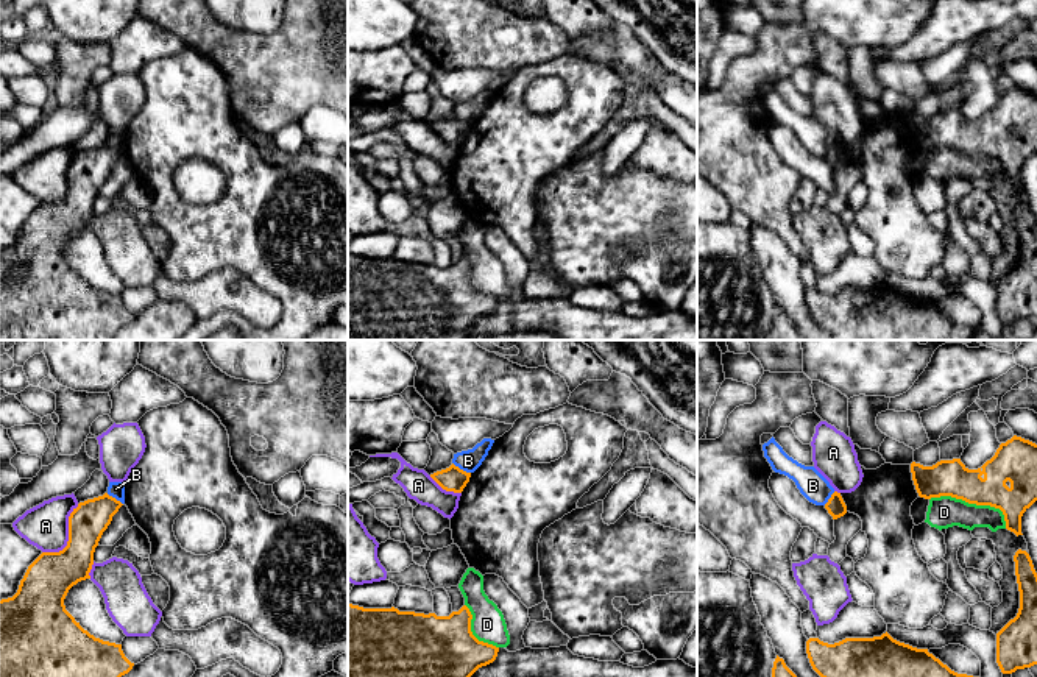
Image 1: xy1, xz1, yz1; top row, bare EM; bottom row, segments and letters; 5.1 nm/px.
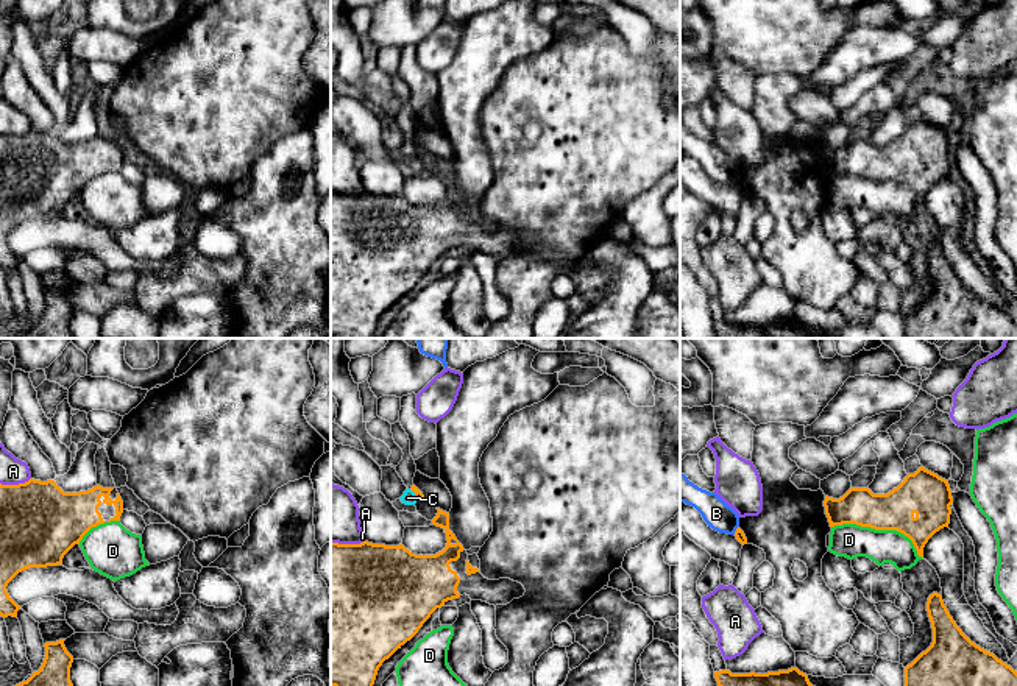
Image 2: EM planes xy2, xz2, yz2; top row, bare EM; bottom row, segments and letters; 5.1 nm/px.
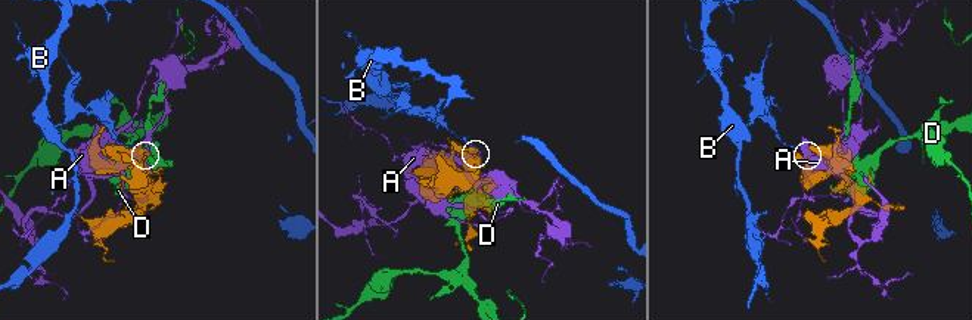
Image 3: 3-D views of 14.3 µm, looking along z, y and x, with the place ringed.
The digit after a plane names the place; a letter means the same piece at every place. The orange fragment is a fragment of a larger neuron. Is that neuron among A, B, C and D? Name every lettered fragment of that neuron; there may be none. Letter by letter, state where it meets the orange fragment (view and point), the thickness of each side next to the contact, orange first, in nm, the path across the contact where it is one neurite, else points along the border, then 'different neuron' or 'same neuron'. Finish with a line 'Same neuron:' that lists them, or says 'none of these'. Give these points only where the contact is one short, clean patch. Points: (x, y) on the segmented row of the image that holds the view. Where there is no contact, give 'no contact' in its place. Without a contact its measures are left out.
A: meets orange in xy1 at (69, 537); 240 nm thick on the orange side, 240 nm on the other; different neuron
B: meets orange in xz1 at (462, 470); 130 nm thick on the orange side, 110 nm on the other; border along xz1 (453, 462), (470, 473); different neuron
C: meets orange in xz2 at (415, 495); 50 nm thick on the orange side, 70 nm on the other; different neuron
D: meets orange in yz2 at (880, 529); 190 nm thick on the orange side, 180 nm on the other; different neuron
Same neuron: none of these

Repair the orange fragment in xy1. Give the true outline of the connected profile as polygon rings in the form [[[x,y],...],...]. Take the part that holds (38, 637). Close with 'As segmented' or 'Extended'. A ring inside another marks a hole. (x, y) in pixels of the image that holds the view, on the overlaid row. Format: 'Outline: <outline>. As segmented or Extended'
Outline: [[[108,493],[80,502],[69,516],[67,546],[59,552],[42,552],[28,566],[17,593],[0,601],[0,677],[122,677],[133,669],[134,663],[125,657],[122,644],[90,635],[64,605],[69,590],[78,582],[90,579],[95,548],[122,505]]]. As segmented

